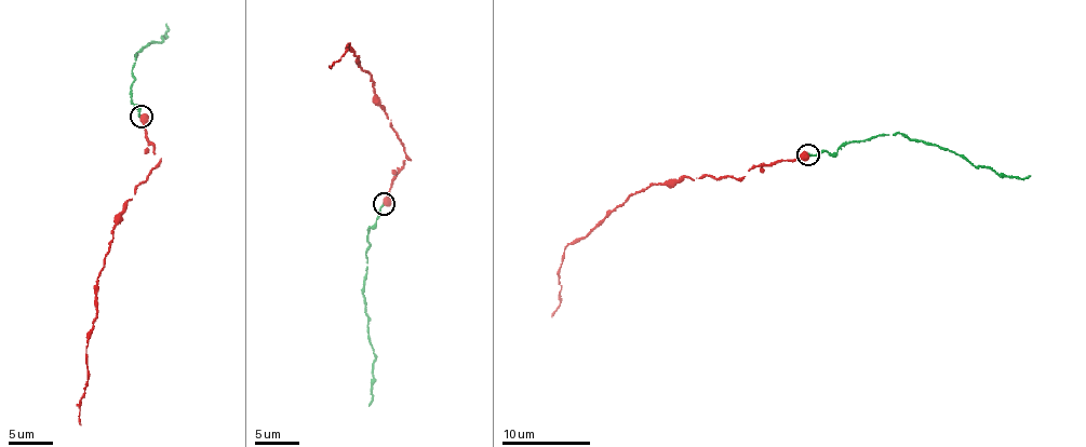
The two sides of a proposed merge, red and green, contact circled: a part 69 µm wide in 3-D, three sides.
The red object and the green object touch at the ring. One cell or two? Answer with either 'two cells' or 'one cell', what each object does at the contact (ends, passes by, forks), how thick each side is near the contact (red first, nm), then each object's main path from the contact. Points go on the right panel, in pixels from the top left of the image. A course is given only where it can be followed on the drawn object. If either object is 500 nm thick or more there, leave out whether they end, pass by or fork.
one cell | 600/150 nm | red via (807, 154), (753, 166), (737, 178), (681, 177), (637, 191), (564, 247), (559, 307), (552, 317) | green via (807, 154), (832, 153), (879, 135), (902, 133), (963, 156), (977, 166), (1005, 175), (1030, 176)

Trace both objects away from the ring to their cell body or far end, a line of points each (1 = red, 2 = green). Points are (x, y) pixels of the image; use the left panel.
1: (142, 117), (147, 140), (160, 158), (115, 226), (97, 278), (80, 425)
2: (142, 117), (132, 99), (132, 68), (142, 46), (162, 41), (166, 24)

